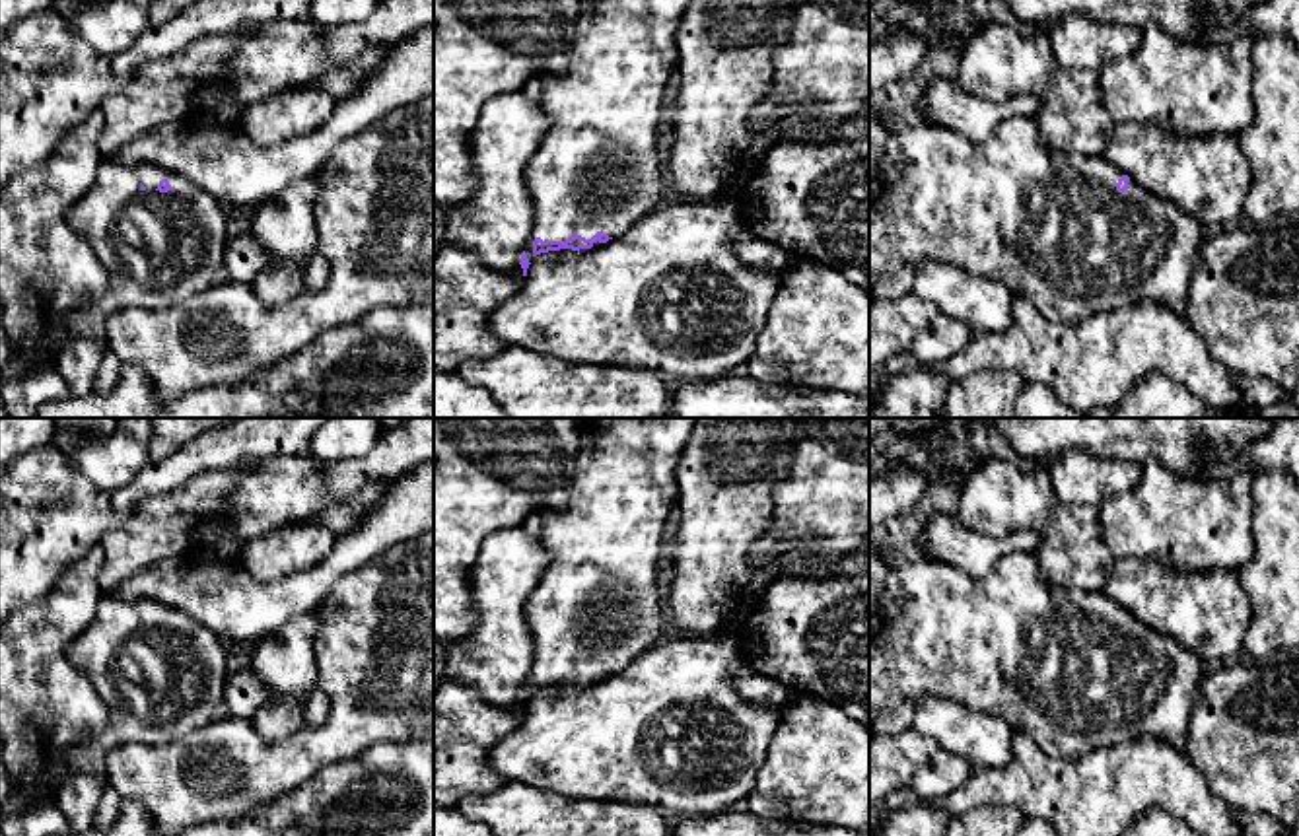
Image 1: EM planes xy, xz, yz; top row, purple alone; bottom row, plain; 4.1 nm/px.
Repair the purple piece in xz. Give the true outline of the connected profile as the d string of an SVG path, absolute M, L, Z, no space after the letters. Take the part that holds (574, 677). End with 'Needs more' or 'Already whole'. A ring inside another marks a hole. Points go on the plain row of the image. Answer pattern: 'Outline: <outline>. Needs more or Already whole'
Outline: M593 418L585 424L568 505L543 513L541 542L552 562L525 603L533 659L517 708L498 708L457 680L445 679L434 688L434 807L453 807L463 797L494 793L508 784L488 766L488 754L517 729L541 688L599 682L661 640L655 585L661 535L679 505L677 465L694 424L696 418Z. Needs more

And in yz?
Outline: M1023 550L1003 554L982 577L926 556L902 556L891 566L879 607L869 614L873 735L910 729L916 704L935 696L1000 717L1013 731L1031 733L1042 752L1062 760L1141 735L1155 735L1184 750L1190 712L1208 673L1200 657L1141 624L1103 591L1073 595L1054 587L1035 554Z. Needs more

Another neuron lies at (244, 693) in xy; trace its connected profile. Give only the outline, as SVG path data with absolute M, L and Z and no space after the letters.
M251 667L228 675L224 686L224 704L228 715L249 717L259 706L263 706L270 698L272 692L253 673Z

